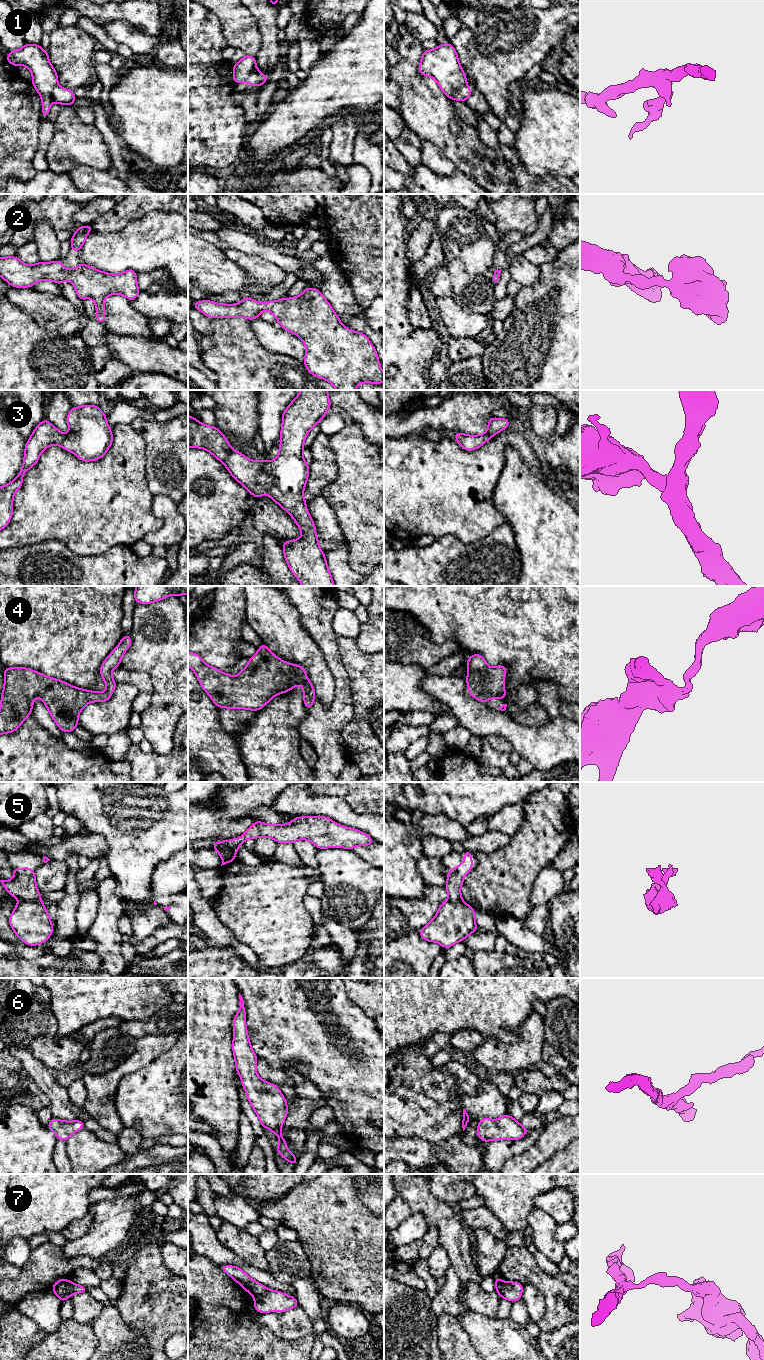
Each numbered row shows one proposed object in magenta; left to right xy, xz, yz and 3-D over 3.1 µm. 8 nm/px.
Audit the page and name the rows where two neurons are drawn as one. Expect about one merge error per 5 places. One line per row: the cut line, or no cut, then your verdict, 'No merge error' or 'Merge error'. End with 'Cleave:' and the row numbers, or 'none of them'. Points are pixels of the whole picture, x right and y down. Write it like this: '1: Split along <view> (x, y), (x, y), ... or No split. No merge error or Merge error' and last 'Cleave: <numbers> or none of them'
1: Split along xy (57, 84), (52, 92), (52, 101). Merge error
2: No split. No merge error
3: No split. No merge error
4: No split. No merge error
5: Split along xz (218, 851), (231, 851), (234, 854). Merge error
6: No split. No merge error
7: Split along yz (503, 1281), (502, 1297). Merge error
Cleave: 1, 5, 7

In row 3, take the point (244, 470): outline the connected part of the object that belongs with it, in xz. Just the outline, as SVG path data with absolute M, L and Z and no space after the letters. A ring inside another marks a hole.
M301 390L281 416L279 454L272 461L254 461L245 457L241 452L232 449L225 435L217 427L205 425L188 415L188 448L202 448L210 452L255 498L268 494L291 515L302 531L300 538L284 541L282 545L290 571L302 586L335 586L325 554L319 547L315 524L306 507L303 493L309 477L309 465L303 458L304 441L309 431L325 417L331 405L328 390Z

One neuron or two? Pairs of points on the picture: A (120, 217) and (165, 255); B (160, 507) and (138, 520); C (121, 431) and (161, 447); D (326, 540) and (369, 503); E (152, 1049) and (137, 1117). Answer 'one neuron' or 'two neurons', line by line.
A: two neurons
B: two neurons
C: two neurons
D: two neurons
E: two neurons

